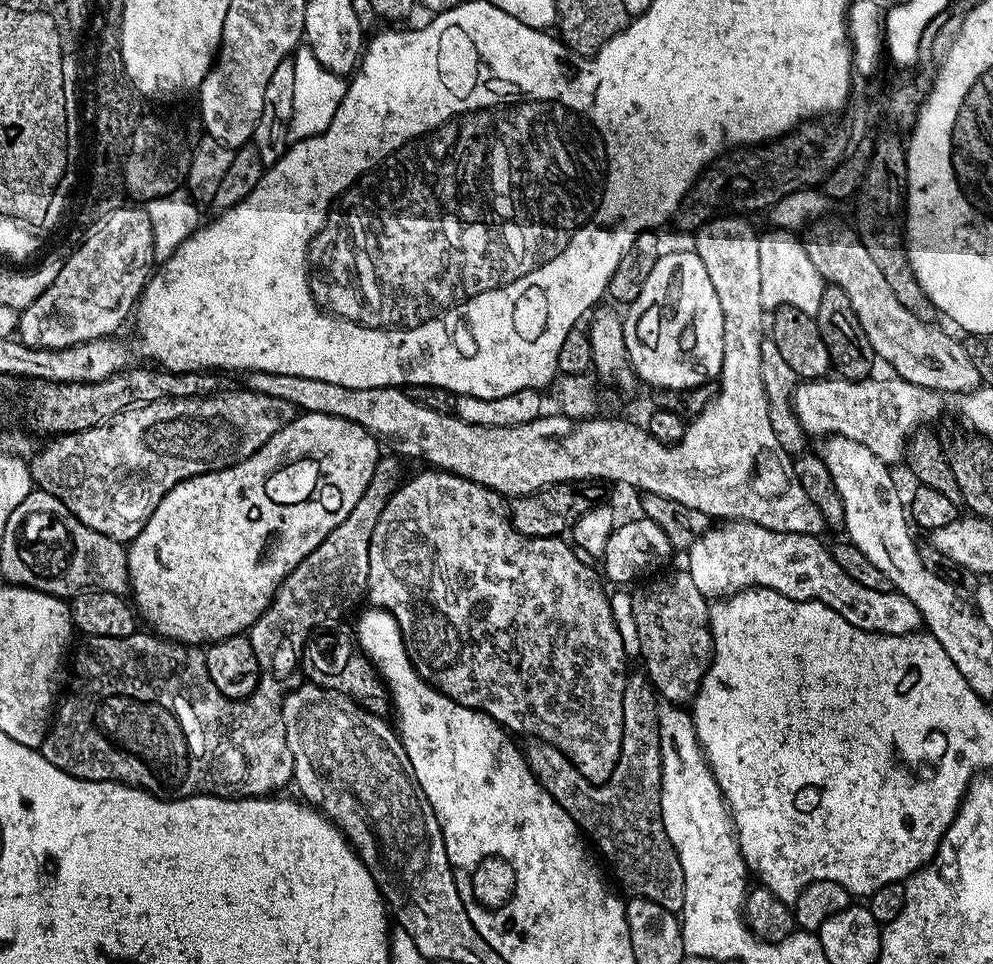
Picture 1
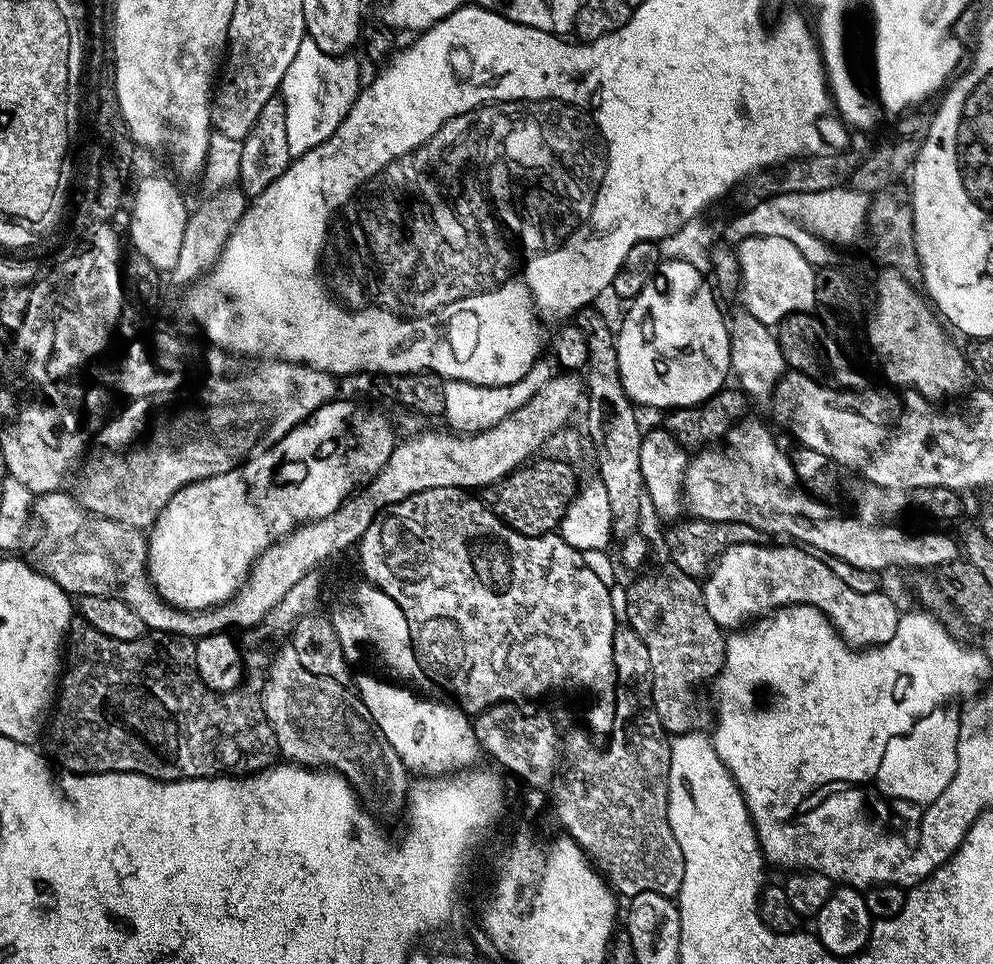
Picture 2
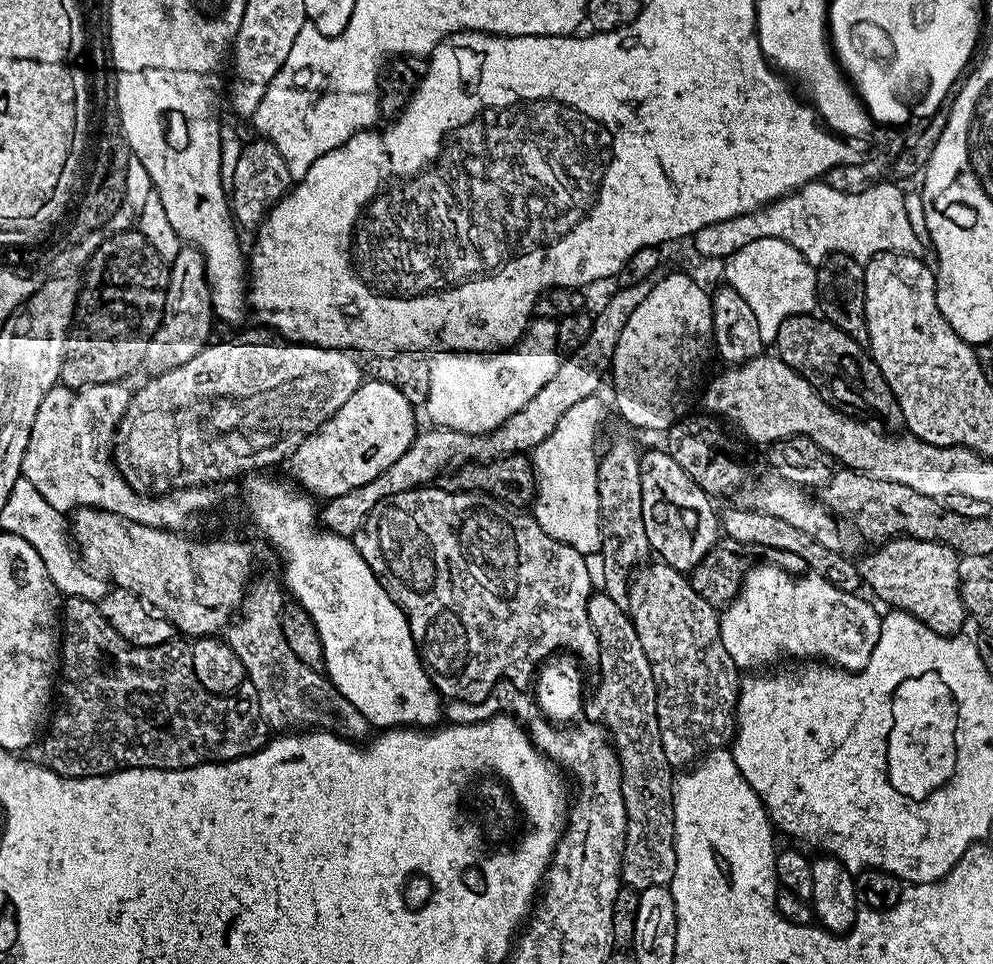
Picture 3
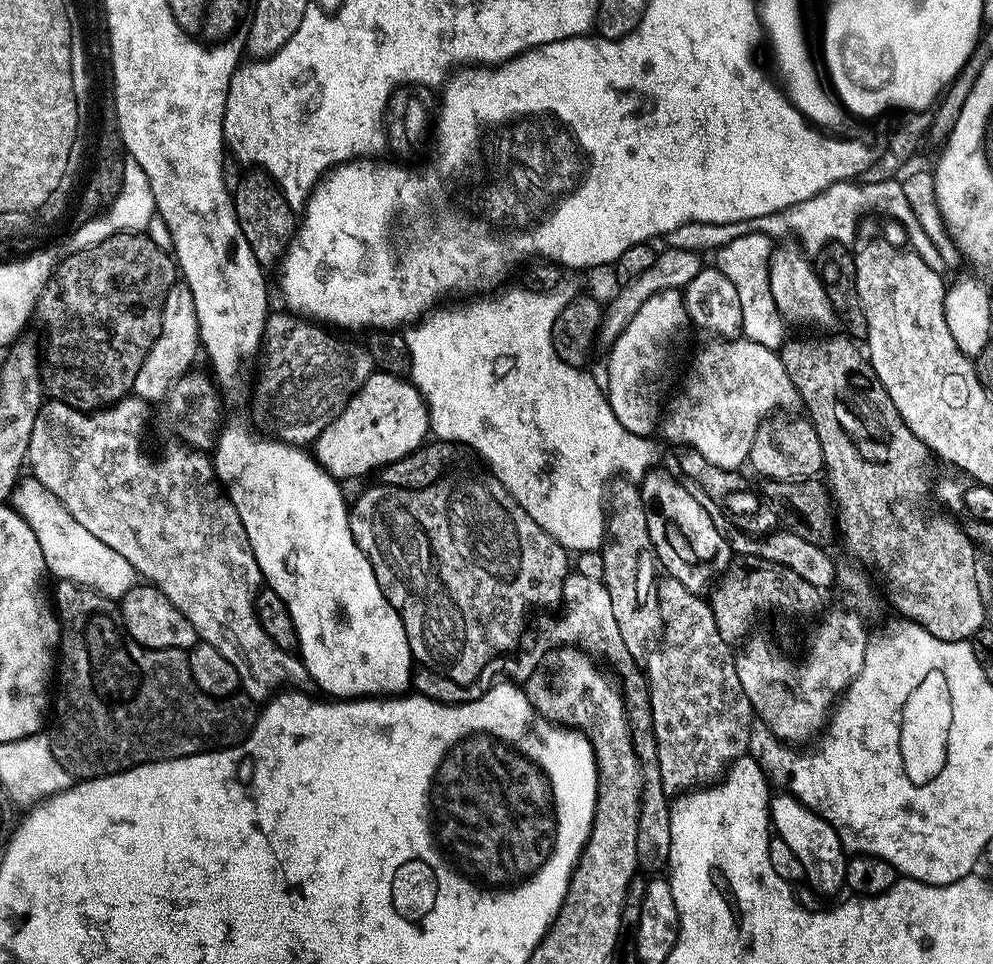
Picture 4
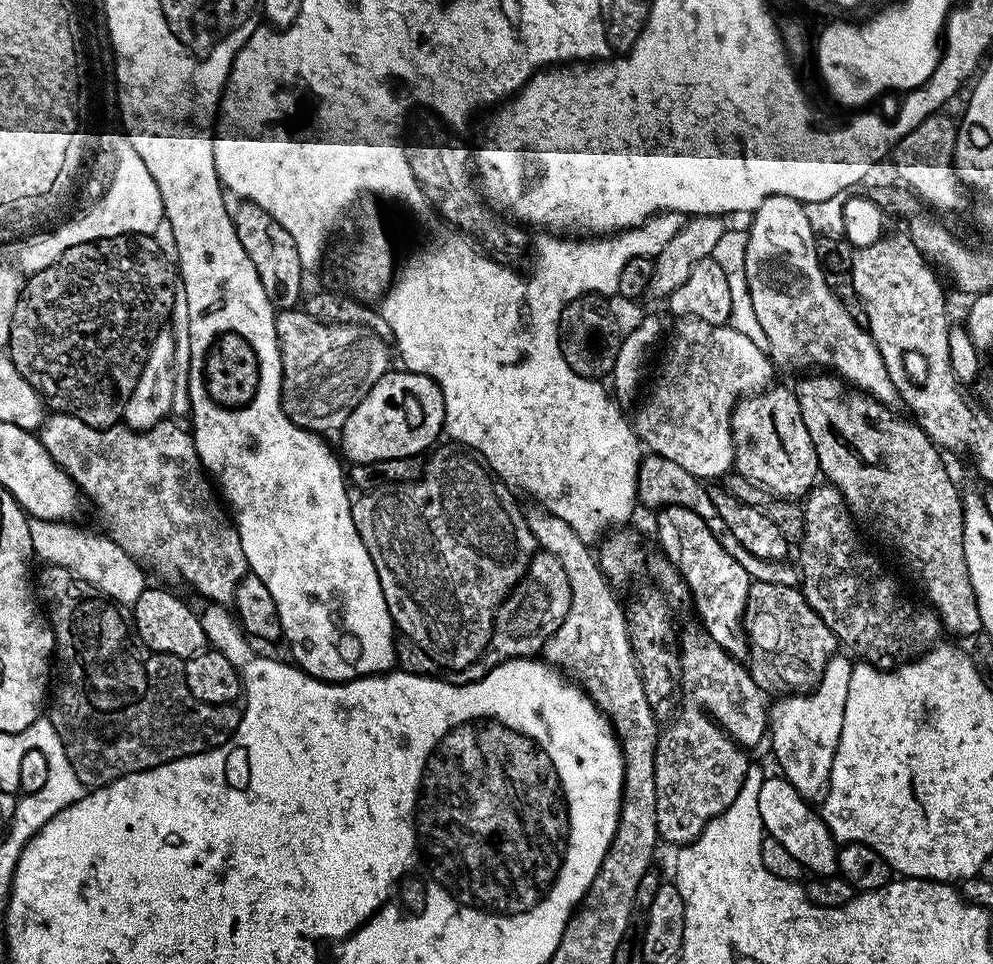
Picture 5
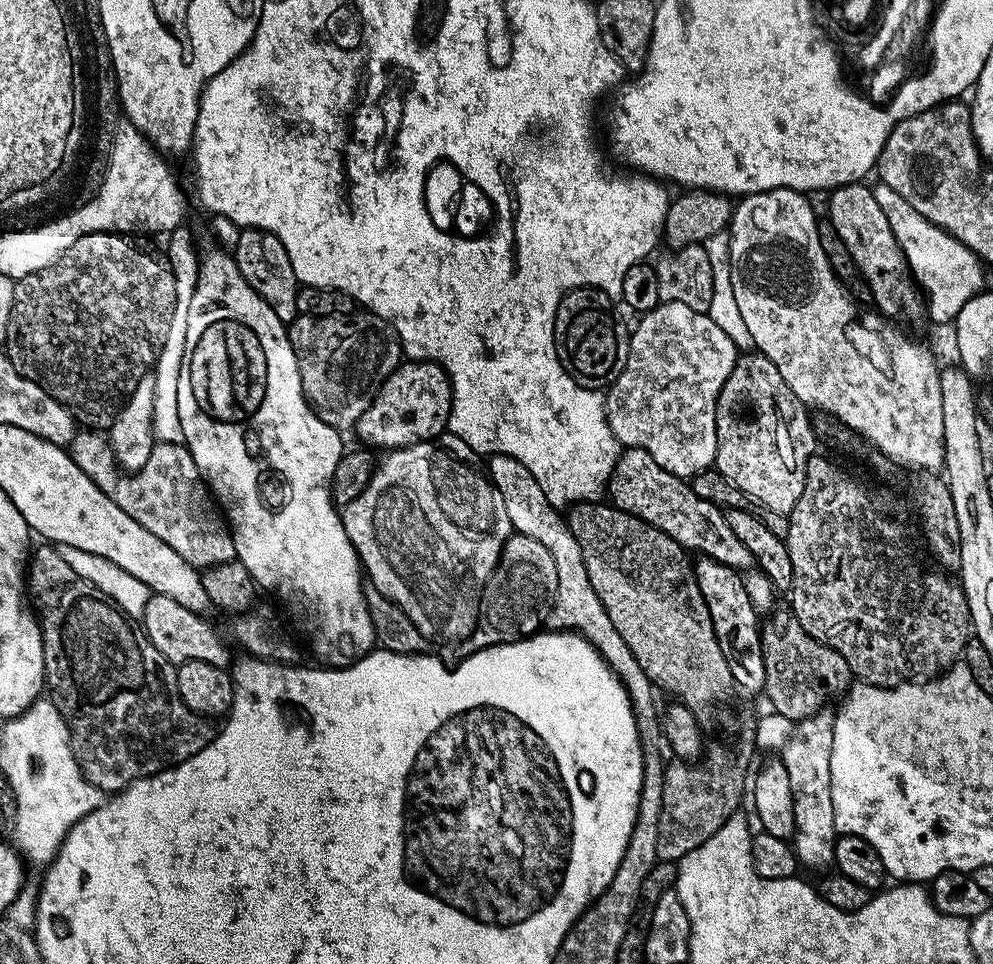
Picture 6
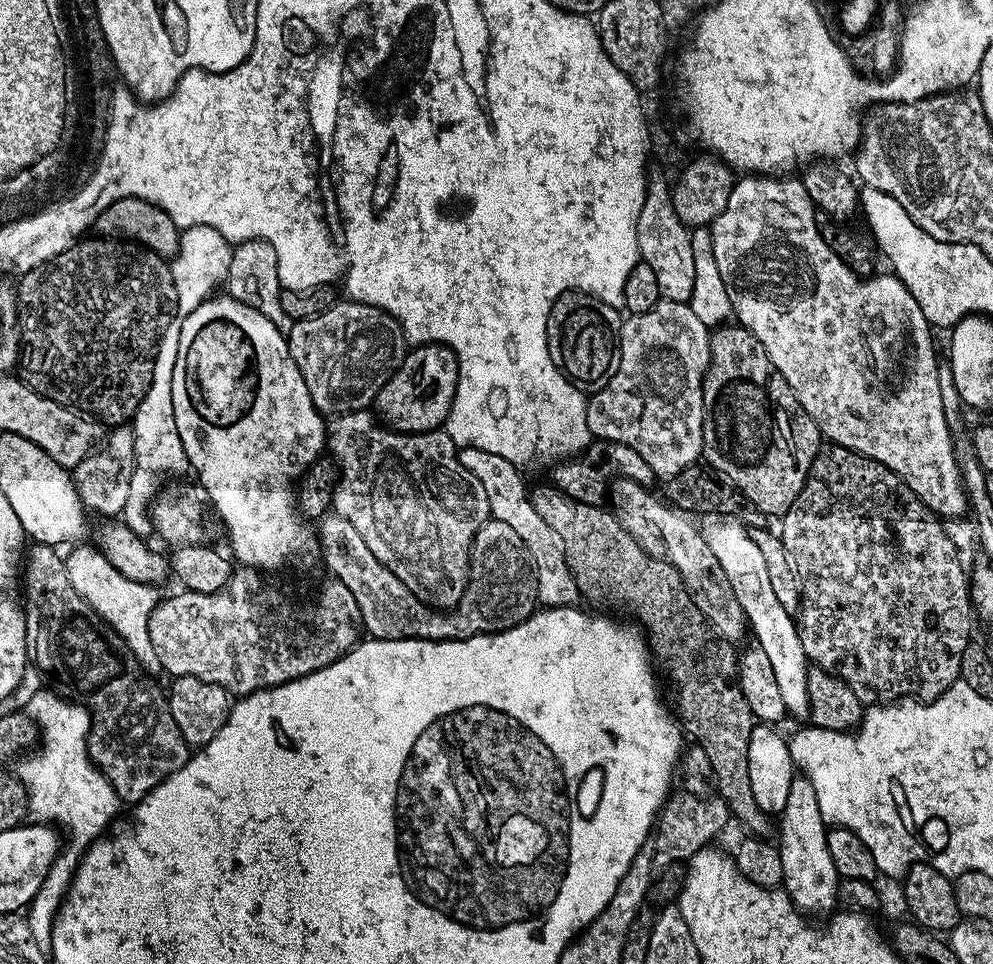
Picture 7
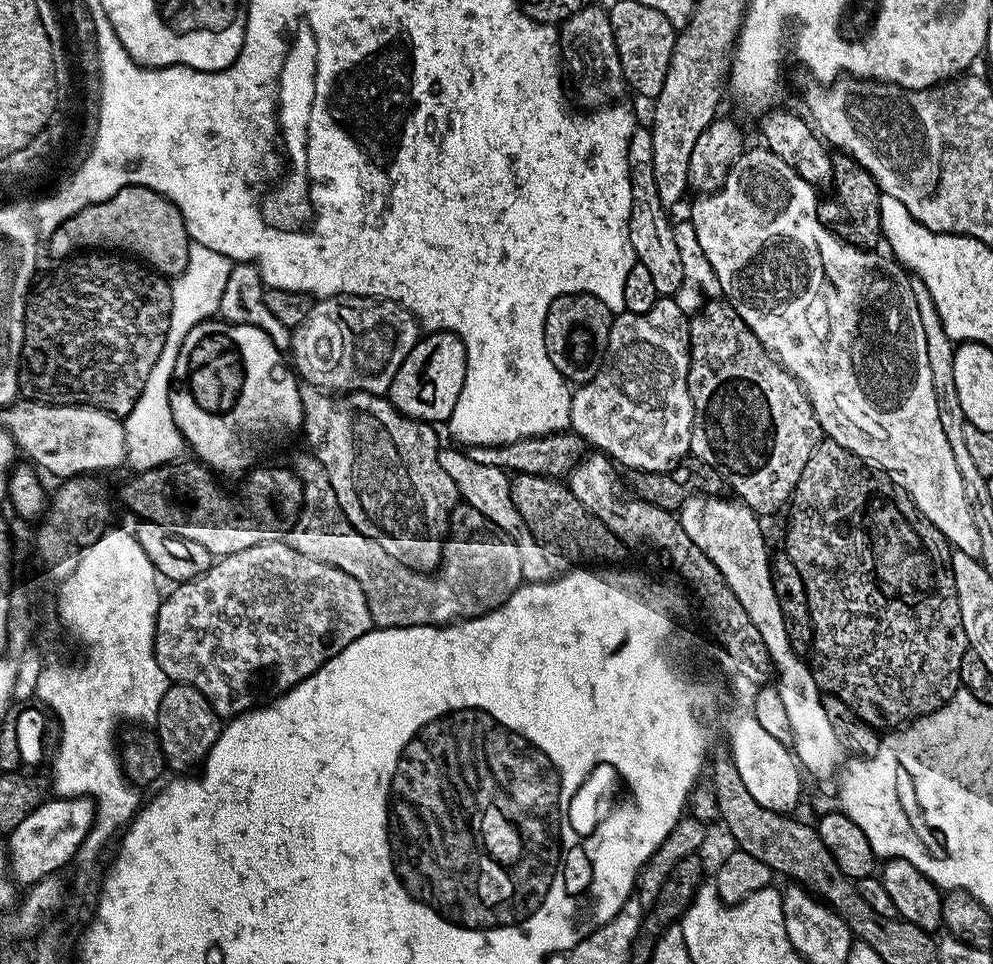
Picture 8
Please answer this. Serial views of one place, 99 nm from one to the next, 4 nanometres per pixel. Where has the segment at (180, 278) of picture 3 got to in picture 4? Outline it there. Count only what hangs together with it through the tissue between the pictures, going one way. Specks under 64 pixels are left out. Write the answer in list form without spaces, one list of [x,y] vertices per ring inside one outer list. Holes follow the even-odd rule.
[[[177,282],[173,284],[171,290],[166,294],[166,302],[162,306],[162,326],[160,327],[160,333],[158,338],[154,342],[154,346],[150,346],[150,350],[146,354],[146,362],[142,362],[142,370],[138,370],[138,378],[134,378],[134,386],[132,387],[132,392],[139,396],[142,400],[147,400],[149,402],[163,401],[167,397],[168,393],[172,391],[172,387],[176,385],[176,381],[181,380],[181,378],[186,375],[186,373],[193,367],[192,364],[196,360],[196,352],[198,356],[198,349],[200,348],[200,335],[198,334],[198,314],[194,310],[194,294],[190,294],[187,284],[183,282]]]

